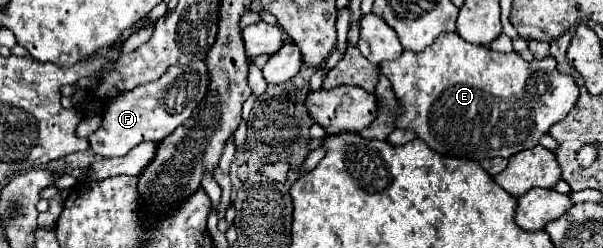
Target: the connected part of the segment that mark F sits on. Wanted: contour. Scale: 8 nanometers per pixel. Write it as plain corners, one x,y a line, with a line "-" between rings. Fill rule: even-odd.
190,61
188,65
168,67
160,79
118,95
116,101
106,107
100,129
88,139
92,151
100,157
122,157
142,141
162,141
202,103
208,93
208,85
210,73
206,61

